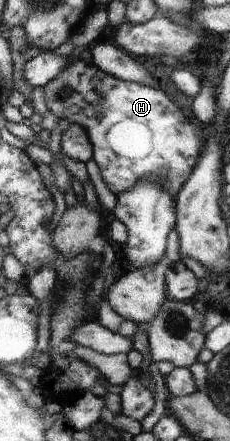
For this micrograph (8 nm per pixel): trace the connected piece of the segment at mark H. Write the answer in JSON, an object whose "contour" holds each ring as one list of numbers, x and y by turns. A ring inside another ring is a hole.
{"contour":[[72,54,68,61,69,65,63,69,63,73,59,73,43,87,47,110,57,119,66,118,68,122,77,123,87,131,93,149,92,159,99,167,107,188,114,195,121,195,139,185,141,181,153,177,155,181,161,181,169,197,176,196,195,171,204,148,203,140,196,133,197,127,185,118,181,109,163,90,111,77,95,67,93,62,84,62,80,55]]}

